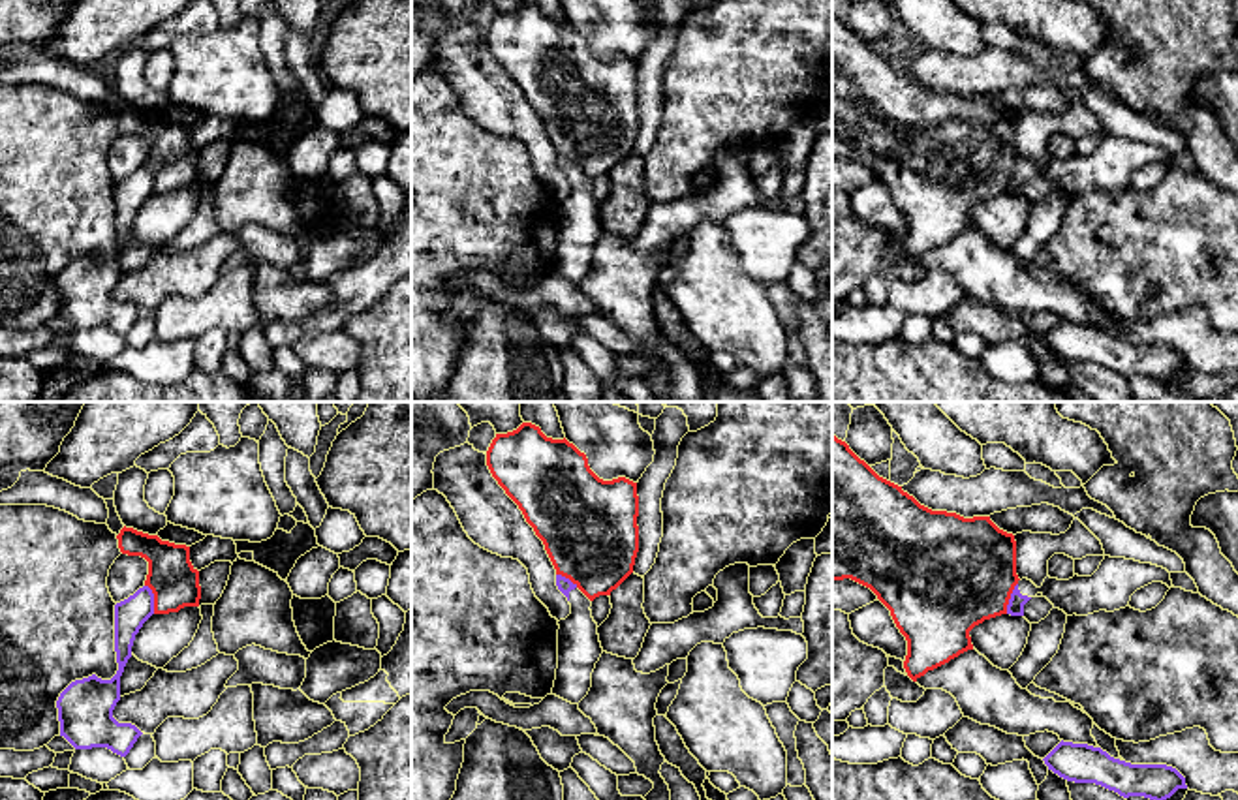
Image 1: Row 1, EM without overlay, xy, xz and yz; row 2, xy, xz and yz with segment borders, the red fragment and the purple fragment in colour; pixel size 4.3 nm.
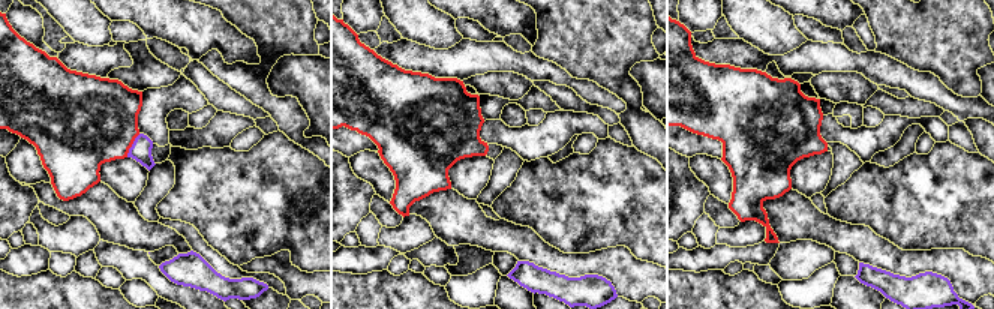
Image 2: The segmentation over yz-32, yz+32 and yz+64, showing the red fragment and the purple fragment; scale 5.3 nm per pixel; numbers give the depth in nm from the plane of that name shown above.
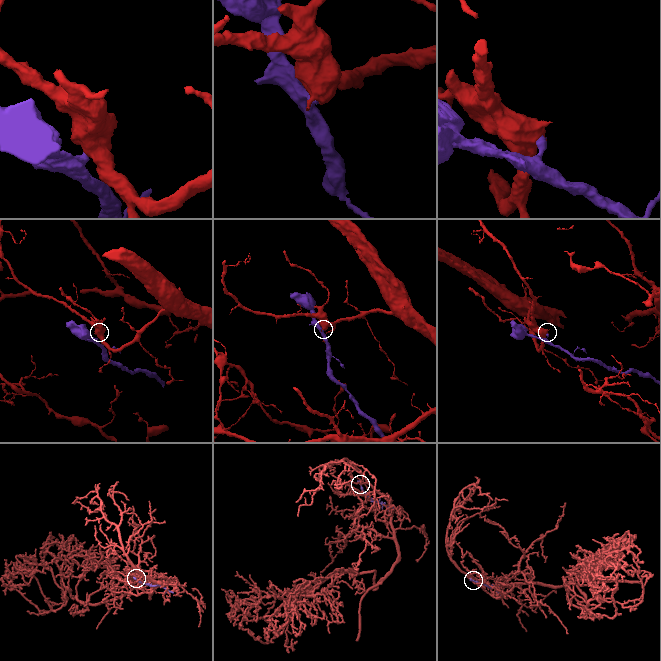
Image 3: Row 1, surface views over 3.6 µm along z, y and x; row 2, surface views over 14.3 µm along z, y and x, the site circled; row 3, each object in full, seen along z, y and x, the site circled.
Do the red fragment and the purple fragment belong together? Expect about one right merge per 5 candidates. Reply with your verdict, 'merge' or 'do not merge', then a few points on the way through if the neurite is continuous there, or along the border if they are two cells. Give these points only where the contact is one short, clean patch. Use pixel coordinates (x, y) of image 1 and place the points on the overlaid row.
do not merge | along xy (145, 584), (153, 594), (154, 613)

